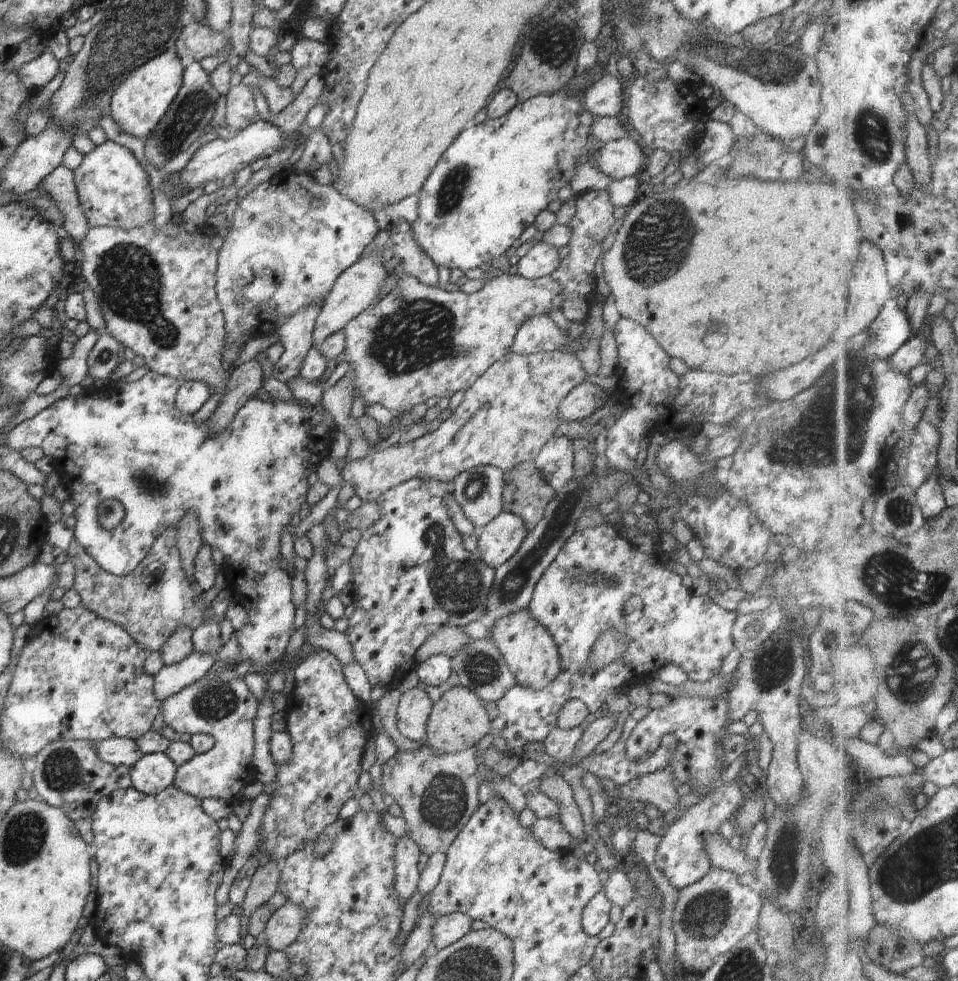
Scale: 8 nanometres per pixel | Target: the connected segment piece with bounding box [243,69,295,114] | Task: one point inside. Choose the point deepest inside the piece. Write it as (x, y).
(277, 98)

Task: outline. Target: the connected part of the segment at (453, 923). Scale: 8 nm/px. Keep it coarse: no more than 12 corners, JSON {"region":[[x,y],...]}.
{"region":[[450,913],[433,926],[433,950],[458,942],[471,931],[468,915]]}

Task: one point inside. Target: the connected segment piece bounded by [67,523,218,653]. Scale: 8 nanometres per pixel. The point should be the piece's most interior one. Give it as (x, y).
(156, 599)

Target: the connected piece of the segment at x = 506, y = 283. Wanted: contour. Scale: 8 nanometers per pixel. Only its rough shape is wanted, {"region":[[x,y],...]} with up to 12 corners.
{"region":[[388,275],[342,330],[365,406],[400,413],[470,388],[552,277],[470,294]]}

